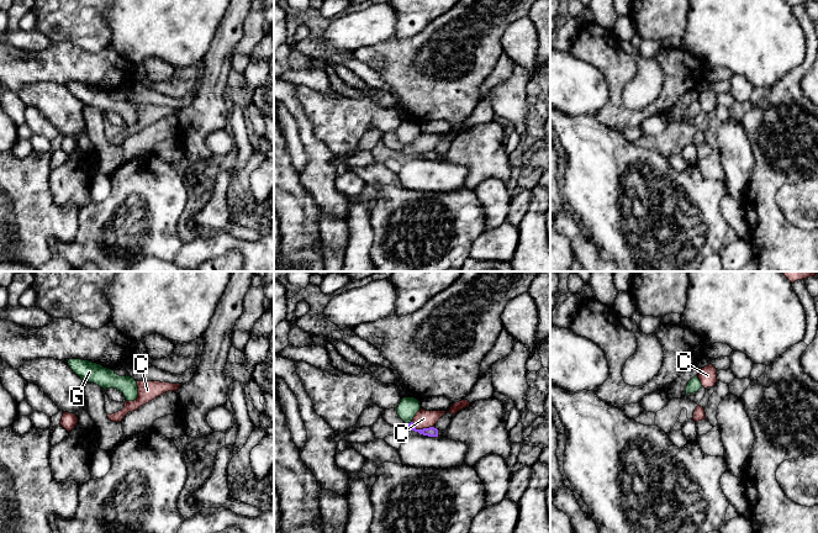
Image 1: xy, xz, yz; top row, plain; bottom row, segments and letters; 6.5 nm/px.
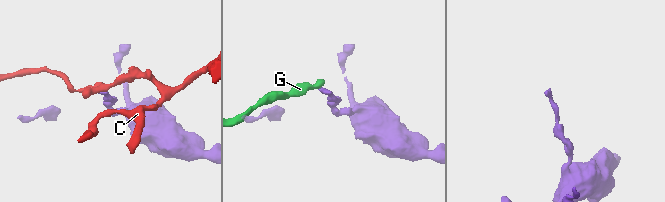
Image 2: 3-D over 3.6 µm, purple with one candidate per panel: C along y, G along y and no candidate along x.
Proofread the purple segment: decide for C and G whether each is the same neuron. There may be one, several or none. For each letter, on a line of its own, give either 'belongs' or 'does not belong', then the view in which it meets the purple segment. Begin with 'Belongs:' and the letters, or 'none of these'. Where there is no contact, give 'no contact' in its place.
Belongs: none of these
C: does not belong | xz
G: does not belong | xz

